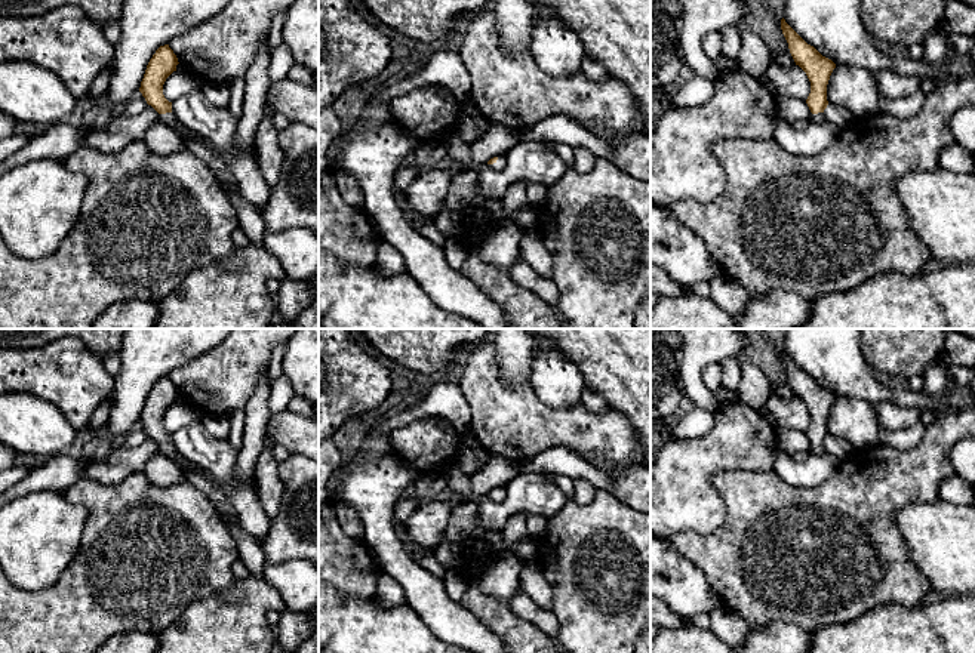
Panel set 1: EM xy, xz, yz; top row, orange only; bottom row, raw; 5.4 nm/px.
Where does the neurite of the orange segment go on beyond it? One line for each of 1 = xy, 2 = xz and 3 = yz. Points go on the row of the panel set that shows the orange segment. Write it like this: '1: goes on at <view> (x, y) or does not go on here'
1: goes on at xy (169, 119)
2: goes on at xz (501, 163)
3: goes on at yz (818, 117)

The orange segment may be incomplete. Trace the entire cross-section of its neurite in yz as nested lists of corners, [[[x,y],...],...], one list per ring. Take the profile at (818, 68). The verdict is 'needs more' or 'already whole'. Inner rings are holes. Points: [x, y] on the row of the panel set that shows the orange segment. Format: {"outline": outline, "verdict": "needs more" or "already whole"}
{"outline": [[[782,18],[781,30],[788,43],[790,53],[808,76],[811,81],[811,93],[806,104],[812,113],[811,123],[825,121],[824,110],[828,105],[827,84],[836,64],[822,56],[813,46],[808,44]]], "verdict": "needs more"}

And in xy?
{"outline": [[[169,44],[160,46],[150,59],[139,87],[147,104],[159,113],[159,123],[169,127],[181,123],[172,113],[172,102],[163,95],[163,84],[166,78],[176,71],[178,64],[178,58]]], "verdict": "needs more"}

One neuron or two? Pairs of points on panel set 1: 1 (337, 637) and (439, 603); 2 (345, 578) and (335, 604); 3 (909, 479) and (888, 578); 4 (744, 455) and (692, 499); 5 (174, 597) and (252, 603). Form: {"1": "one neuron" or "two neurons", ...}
{"1": "two neurons", "2": "two neurons", "3": "one neuron", "4": "one neuron", "5": "two neurons"}

